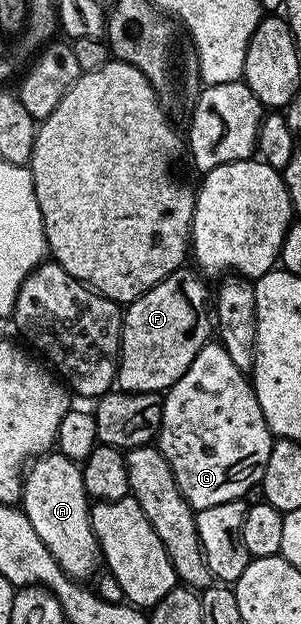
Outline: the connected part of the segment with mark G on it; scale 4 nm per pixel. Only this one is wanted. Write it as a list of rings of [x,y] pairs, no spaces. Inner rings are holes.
[[[219,342],[204,344],[186,374],[163,393],[162,399],[161,422],[154,440],[174,474],[178,490],[193,510],[247,497],[250,489],[261,483],[274,437],[258,406],[251,379],[245,369],[234,366]]]

